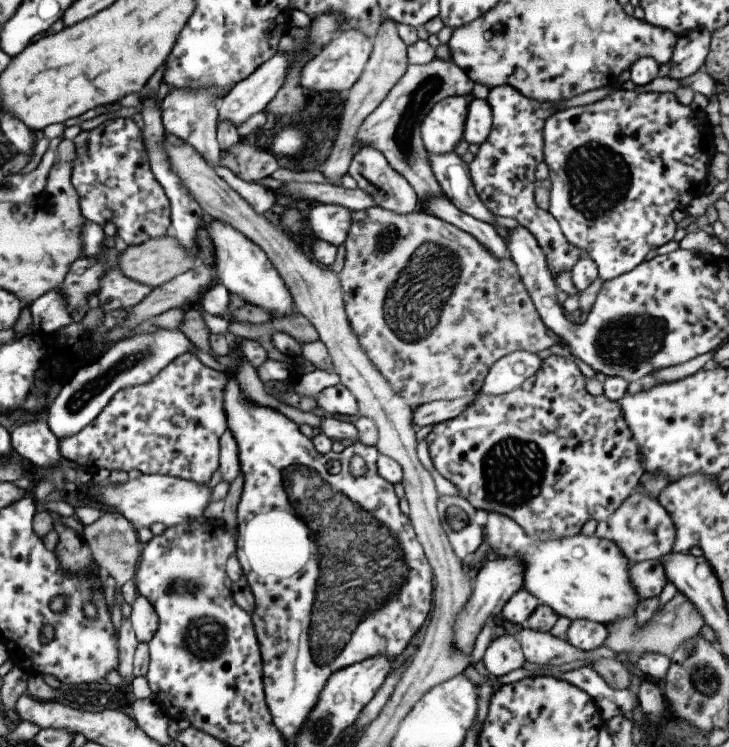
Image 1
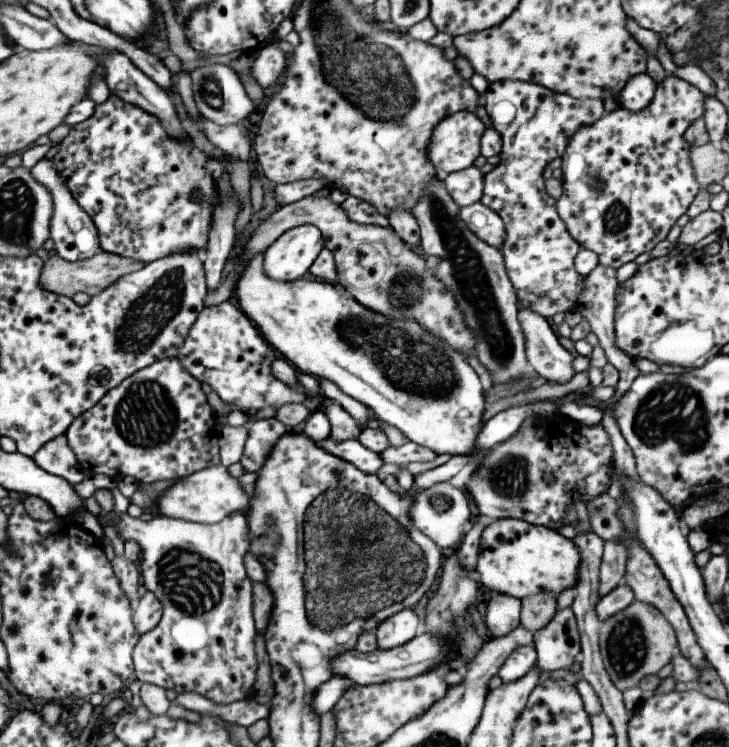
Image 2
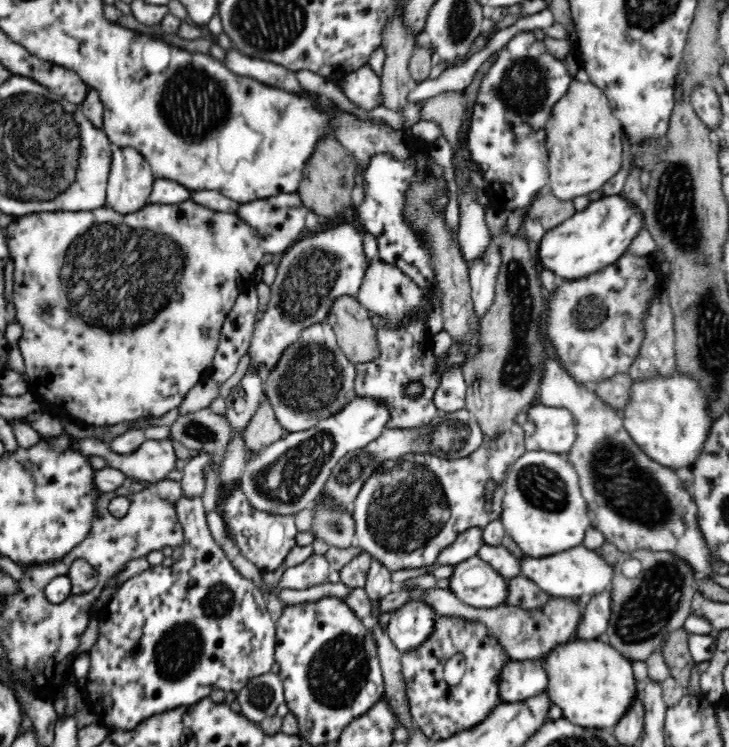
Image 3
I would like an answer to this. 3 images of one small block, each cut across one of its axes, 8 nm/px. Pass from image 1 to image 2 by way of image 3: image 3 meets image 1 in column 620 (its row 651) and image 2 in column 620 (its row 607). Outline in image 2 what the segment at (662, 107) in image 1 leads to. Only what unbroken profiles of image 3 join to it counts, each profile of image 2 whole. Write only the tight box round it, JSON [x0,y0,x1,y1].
[555,74,704,270]

